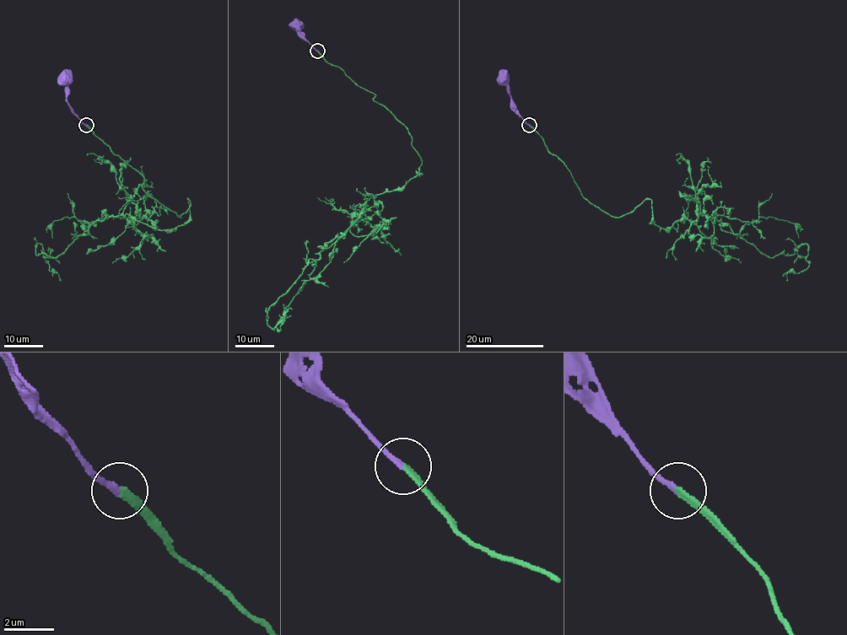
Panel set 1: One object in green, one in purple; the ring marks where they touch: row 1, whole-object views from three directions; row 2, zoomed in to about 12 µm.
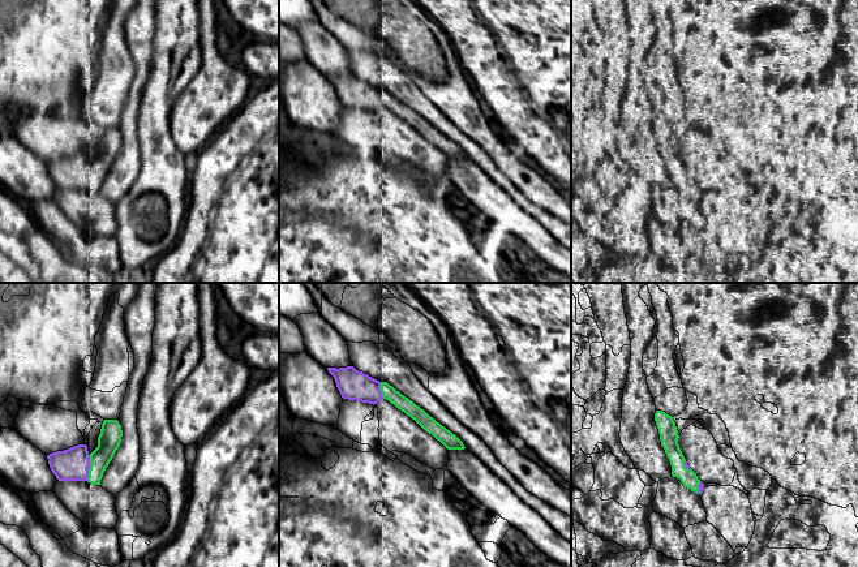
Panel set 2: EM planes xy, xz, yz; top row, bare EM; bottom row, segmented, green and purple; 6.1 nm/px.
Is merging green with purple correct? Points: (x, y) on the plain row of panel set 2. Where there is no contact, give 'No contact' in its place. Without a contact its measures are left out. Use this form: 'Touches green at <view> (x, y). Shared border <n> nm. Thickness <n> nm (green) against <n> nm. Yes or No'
Touches green at xy (90, 176). Shared border 160 nm. Thickness 140 nm (green) against 200 nm. Yes

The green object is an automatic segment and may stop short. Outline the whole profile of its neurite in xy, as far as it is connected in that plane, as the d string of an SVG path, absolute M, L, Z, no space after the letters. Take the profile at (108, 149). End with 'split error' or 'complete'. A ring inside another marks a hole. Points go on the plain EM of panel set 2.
M104 128L98 145L98 155L90 162L86 153L47 163L50 176L59 189L87 189L100 193L100 188L123 145L117 128Z; split error

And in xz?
M353 74L327 76L334 85L336 95L343 107L356 108L361 111L377 112L382 107L389 108L398 117L404 120L416 129L426 141L432 142L447 158L464 158L463 150L430 125L424 117L412 108L402 103L387 90L379 90Z; split error

